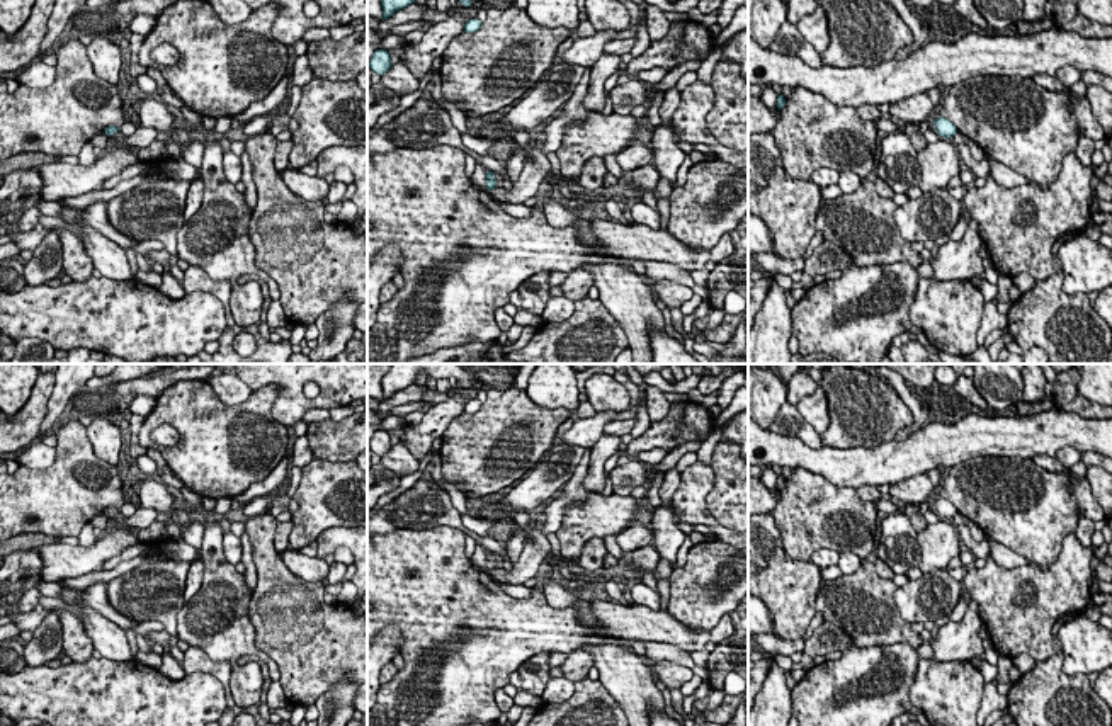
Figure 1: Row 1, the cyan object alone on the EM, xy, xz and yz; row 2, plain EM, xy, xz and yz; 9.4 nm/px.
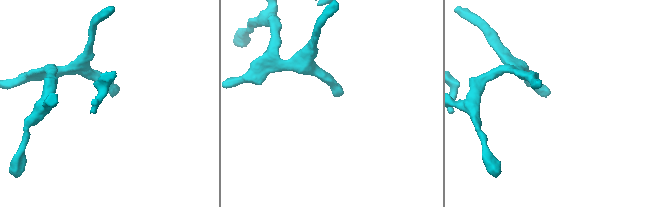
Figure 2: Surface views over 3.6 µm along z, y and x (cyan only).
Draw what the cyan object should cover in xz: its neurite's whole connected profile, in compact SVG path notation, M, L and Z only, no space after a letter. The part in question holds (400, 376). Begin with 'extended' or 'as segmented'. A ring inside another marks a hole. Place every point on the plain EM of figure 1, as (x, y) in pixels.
as segmented; M393 364L381 379L383 401L394 393L415 384L417 374L425 372L428 377L456 377L464 388L473 383L459 364Z

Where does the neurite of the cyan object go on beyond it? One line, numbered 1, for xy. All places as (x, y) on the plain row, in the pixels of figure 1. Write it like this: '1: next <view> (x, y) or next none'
1: next none

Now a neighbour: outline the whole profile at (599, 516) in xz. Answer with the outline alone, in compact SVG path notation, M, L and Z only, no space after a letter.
M588 493L587 500L565 510L558 529L559 553L565 561L580 559L582 547L592 537L621 534L638 519L636 498Z

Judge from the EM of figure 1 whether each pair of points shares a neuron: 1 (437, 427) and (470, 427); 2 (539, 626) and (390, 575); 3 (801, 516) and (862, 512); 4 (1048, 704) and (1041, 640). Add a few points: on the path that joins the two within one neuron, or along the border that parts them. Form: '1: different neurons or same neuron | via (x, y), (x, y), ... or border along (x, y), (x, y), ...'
1: different neurons | border along (463, 410), (439, 437)
2: same neuron | via (502, 626), (459, 621), (427, 589)
3: same neuron | via (816, 516), (847, 514)
4: different neurons | border along (1060, 650), (1036, 662)

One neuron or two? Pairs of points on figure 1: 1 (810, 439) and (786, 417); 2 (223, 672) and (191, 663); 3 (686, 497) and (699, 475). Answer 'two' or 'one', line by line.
1: one
2: one
3: one

